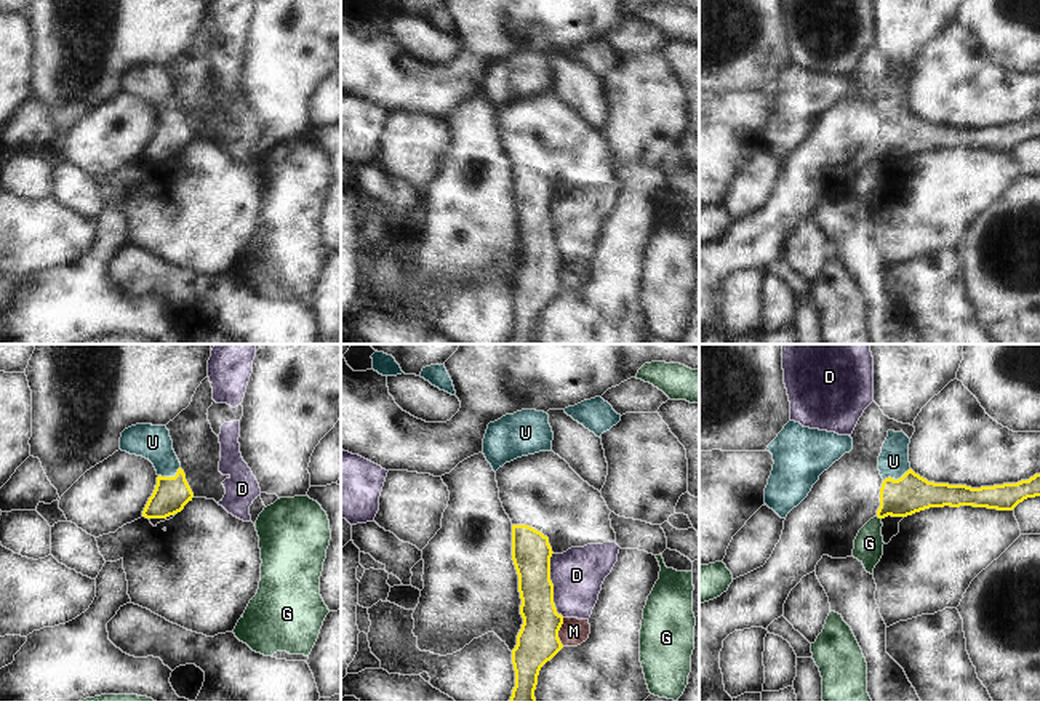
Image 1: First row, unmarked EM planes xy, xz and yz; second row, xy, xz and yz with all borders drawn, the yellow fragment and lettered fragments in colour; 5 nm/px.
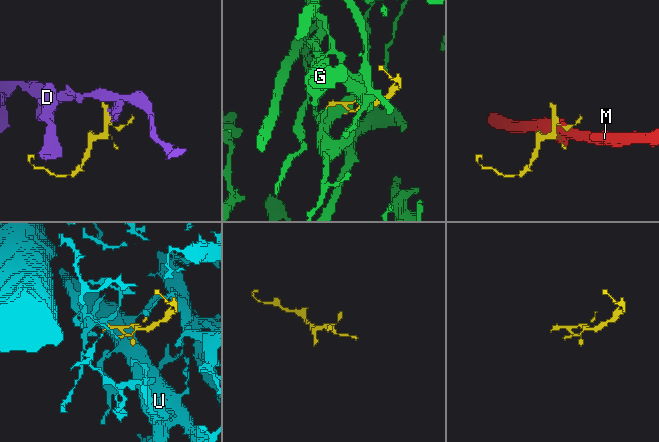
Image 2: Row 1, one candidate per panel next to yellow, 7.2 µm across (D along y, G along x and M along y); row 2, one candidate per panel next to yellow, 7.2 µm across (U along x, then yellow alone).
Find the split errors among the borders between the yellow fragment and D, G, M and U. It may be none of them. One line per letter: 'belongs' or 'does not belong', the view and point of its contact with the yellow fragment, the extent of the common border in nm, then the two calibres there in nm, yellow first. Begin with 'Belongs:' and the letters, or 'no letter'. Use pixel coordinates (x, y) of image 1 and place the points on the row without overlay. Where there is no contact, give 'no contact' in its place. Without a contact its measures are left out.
Belongs: U
D: does not belong; meets yellow in xz at (552, 228); contact 340 nm long; 200 nm thick on the yellow side, 260 nm on the other
G: does not belong; meets yellow in yz at (879, 159); contact 40 nm long; 200 nm thick on the yellow side, 140 nm on the other
M: does not belong; meets yellow in xz at (557, 274); contact 140 nm long; 220 nm thick on the yellow side, 140 nm on the other
U: belongs; meets yellow in yz at (898, 120); contact 150 nm long; 200 nm thick on the yellow side, 160 nm on the other

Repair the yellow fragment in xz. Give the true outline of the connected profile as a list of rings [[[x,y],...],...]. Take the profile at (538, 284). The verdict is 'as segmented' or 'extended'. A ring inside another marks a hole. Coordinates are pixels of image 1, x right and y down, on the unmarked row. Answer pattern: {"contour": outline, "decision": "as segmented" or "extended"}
{"contour": [[[512,166],[512,202],[518,216],[518,234],[522,240],[520,256],[523,266],[517,277],[517,286],[512,291],[515,328],[507,344],[536,344],[534,331],[539,312],[563,290],[558,280],[563,258],[557,254],[554,245],[554,226],[550,222],[552,195],[549,179],[541,173],[528,166]]], "decision": "as segmented"}

